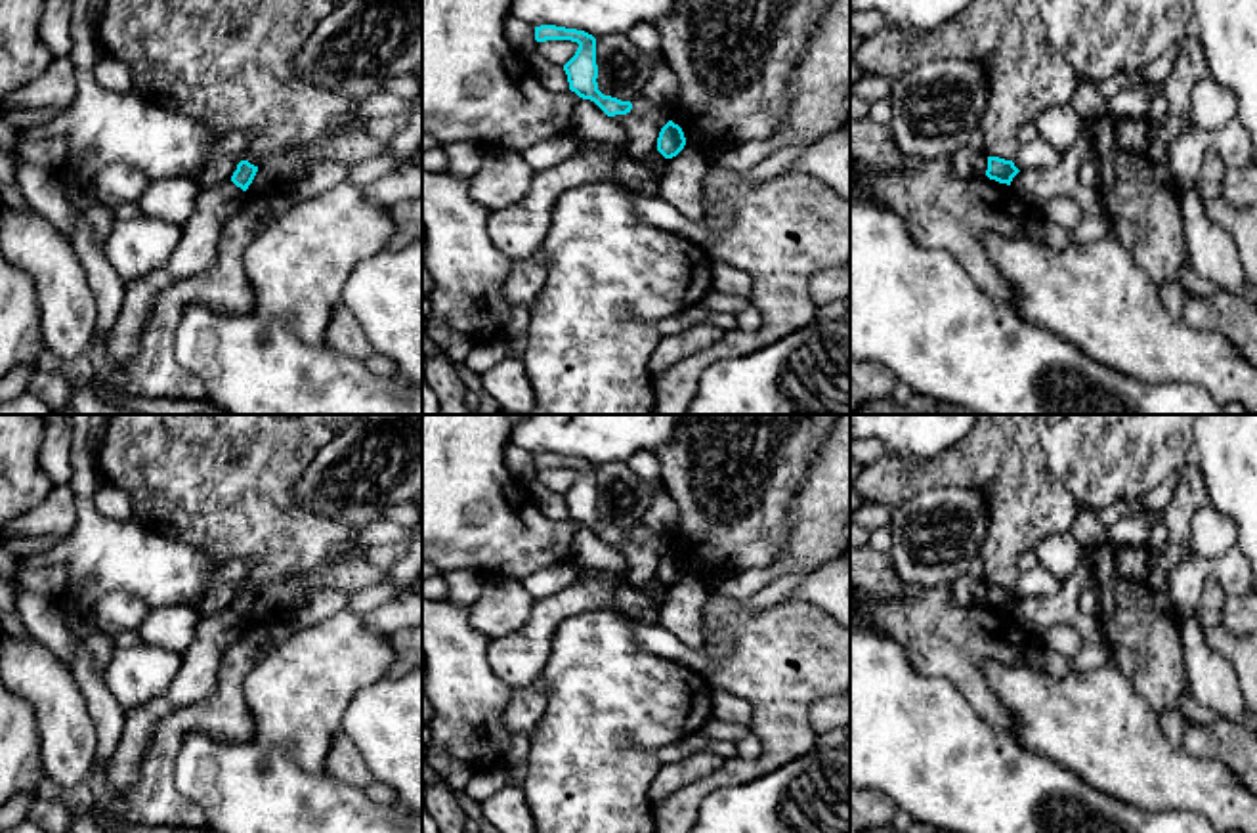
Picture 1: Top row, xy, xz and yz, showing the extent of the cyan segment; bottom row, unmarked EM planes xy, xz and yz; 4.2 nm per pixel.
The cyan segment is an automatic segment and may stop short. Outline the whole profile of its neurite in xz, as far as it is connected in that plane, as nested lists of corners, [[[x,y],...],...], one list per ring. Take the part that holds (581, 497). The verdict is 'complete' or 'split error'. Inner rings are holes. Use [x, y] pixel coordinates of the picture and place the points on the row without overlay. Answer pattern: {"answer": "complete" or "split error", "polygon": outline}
{"answer": "complete", "polygon": [[[556,453],[535,455],[535,468],[571,468],[579,476],[575,483],[564,493],[569,518],[583,527],[594,529],[607,545],[627,543],[632,537],[630,529],[621,529],[611,523],[604,523],[598,518],[598,493],[596,493],[596,466],[585,459],[565,457]]]}

